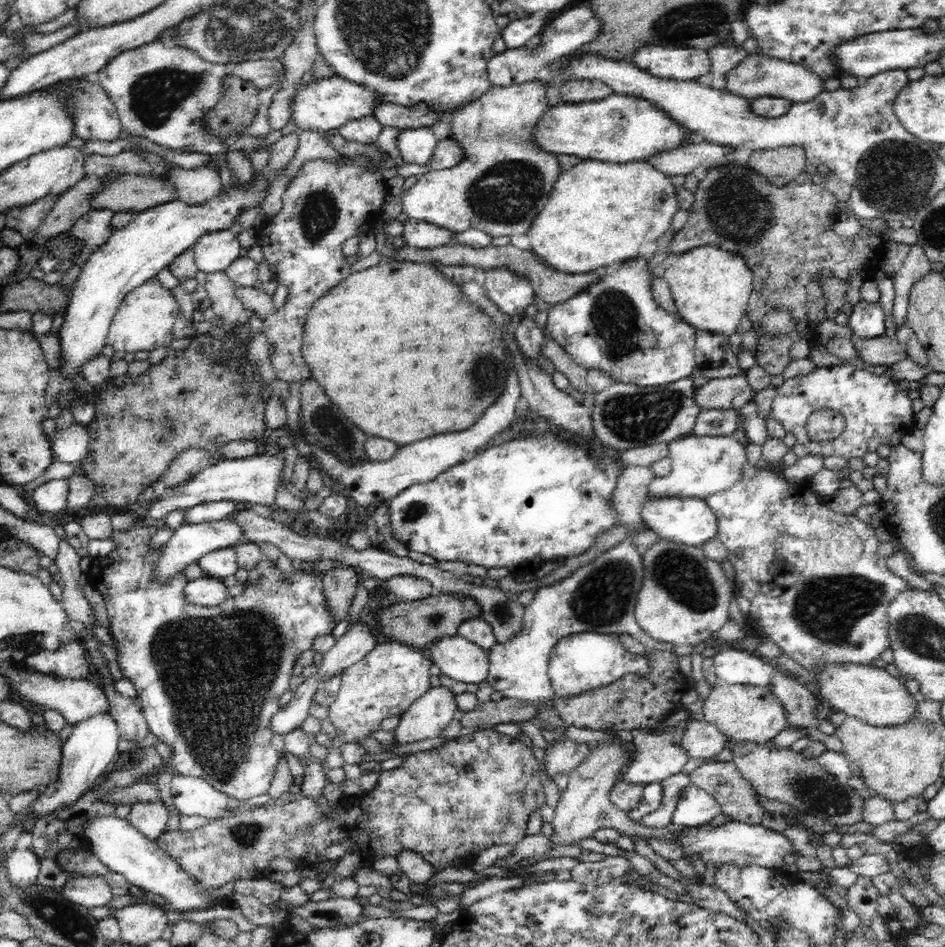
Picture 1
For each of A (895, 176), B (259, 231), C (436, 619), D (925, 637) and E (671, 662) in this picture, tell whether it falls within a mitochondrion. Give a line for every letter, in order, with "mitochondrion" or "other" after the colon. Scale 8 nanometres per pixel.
A: mitochondrion
B: other
C: mitochondrion
D: mitochondrion
E: other

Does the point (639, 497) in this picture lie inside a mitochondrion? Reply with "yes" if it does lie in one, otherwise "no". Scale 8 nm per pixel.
no

